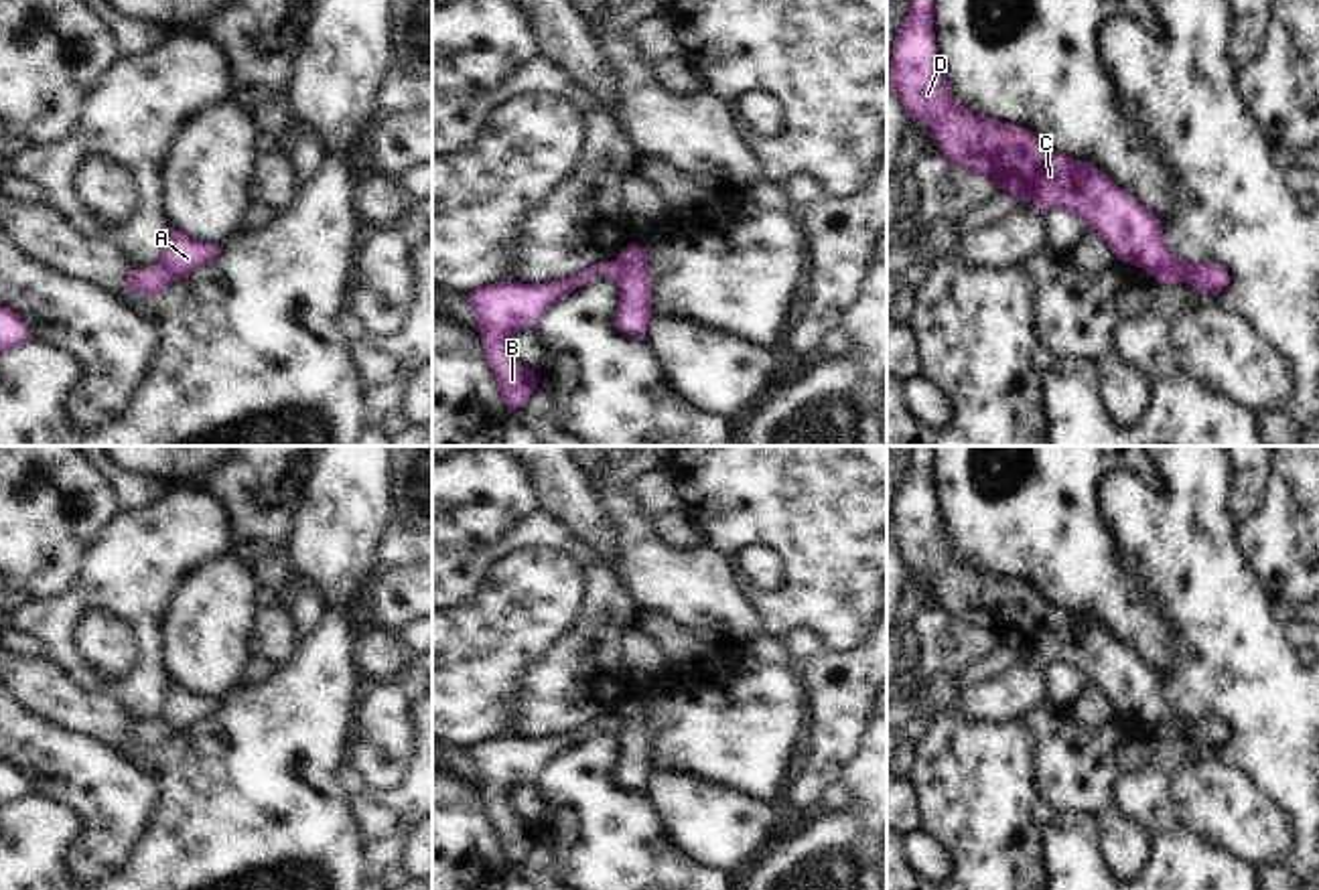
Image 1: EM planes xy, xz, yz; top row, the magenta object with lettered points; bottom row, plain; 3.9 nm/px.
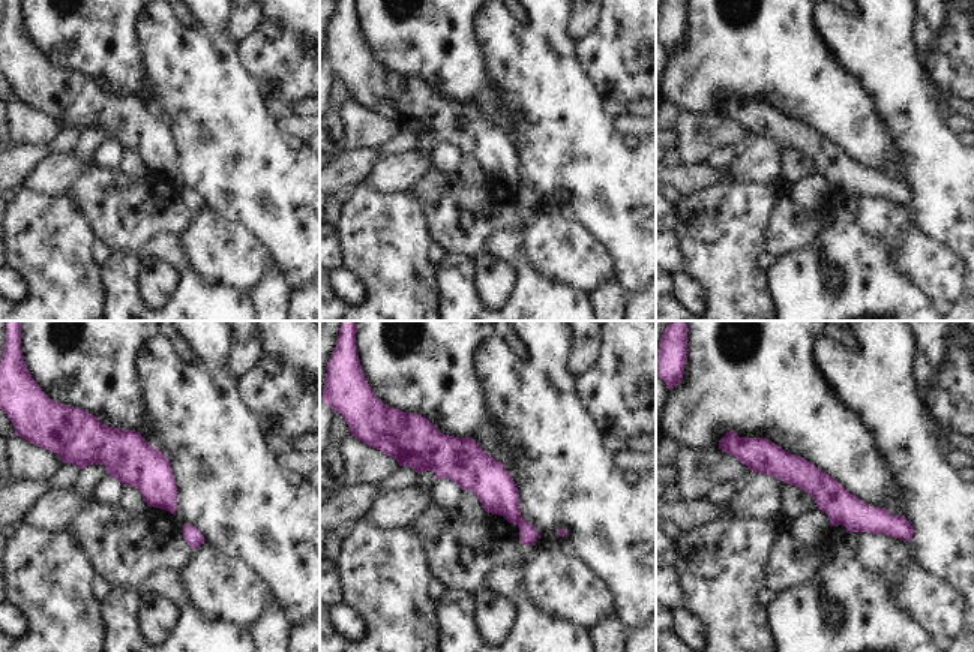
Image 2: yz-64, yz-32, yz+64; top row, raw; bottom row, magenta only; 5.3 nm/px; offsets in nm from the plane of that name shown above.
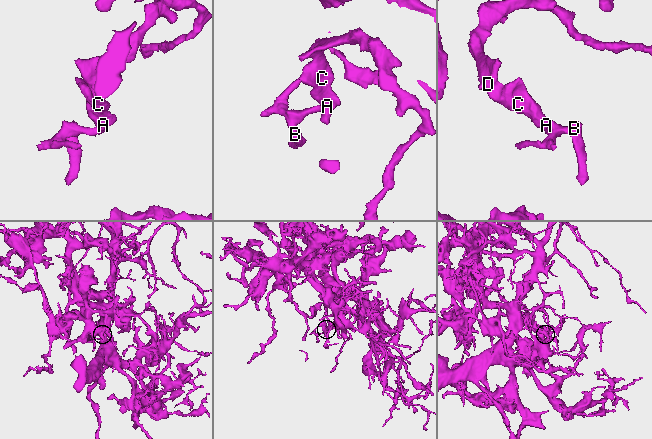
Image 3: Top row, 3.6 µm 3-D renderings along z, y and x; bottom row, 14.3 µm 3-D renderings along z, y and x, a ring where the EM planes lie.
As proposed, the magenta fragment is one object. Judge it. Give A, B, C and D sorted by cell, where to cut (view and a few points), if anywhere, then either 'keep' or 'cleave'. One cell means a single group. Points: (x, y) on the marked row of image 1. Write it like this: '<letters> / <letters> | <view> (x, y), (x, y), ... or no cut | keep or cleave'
A C D / B | xz (615, 260), (619, 264), (617, 280) | cleave

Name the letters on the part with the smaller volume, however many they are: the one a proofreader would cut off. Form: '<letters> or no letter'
B

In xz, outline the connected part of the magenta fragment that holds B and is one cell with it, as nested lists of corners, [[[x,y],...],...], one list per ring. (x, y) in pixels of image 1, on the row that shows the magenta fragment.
[[[617,259],[601,262],[576,276],[536,286],[495,282],[469,292],[487,363],[497,377],[501,399],[509,412],[522,407],[538,385],[534,371],[524,369],[511,353],[513,335],[526,326],[536,326],[560,296],[570,294],[580,284],[588,284],[597,274],[617,282],[621,278],[621,264]]]

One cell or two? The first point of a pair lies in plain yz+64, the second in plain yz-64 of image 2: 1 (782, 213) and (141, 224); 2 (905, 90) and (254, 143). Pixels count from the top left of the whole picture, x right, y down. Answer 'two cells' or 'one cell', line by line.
1: one cell
2: one cell

